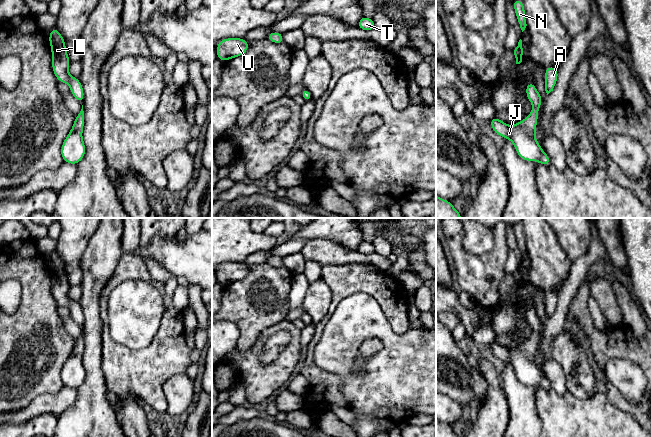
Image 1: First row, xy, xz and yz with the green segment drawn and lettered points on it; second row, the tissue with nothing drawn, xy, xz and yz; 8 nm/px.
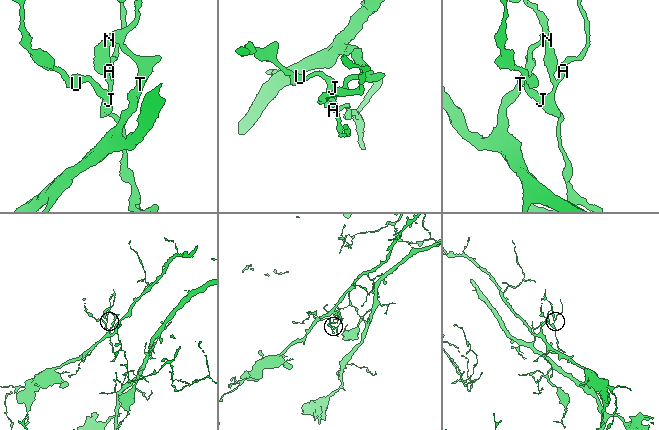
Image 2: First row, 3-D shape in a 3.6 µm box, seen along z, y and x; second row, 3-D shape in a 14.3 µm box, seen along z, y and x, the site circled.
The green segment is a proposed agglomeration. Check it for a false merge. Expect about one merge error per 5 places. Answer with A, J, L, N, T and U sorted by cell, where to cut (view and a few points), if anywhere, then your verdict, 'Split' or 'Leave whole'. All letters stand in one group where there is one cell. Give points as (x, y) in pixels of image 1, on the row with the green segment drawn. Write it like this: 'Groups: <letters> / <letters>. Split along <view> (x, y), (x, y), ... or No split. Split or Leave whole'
Groups: A J L N T U. No split. Leave whole

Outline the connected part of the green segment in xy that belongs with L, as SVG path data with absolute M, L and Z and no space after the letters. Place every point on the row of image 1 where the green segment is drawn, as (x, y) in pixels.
M53 27L50 31L49 43L52 52L52 69L57 80L67 83L70 86L71 94L82 104L84 101L84 91L80 79L74 78L68 72L71 62L68 58L63 36L56 27Z

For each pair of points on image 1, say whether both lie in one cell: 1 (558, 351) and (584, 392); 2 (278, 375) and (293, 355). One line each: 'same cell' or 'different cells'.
1: same cell
2: same cell

